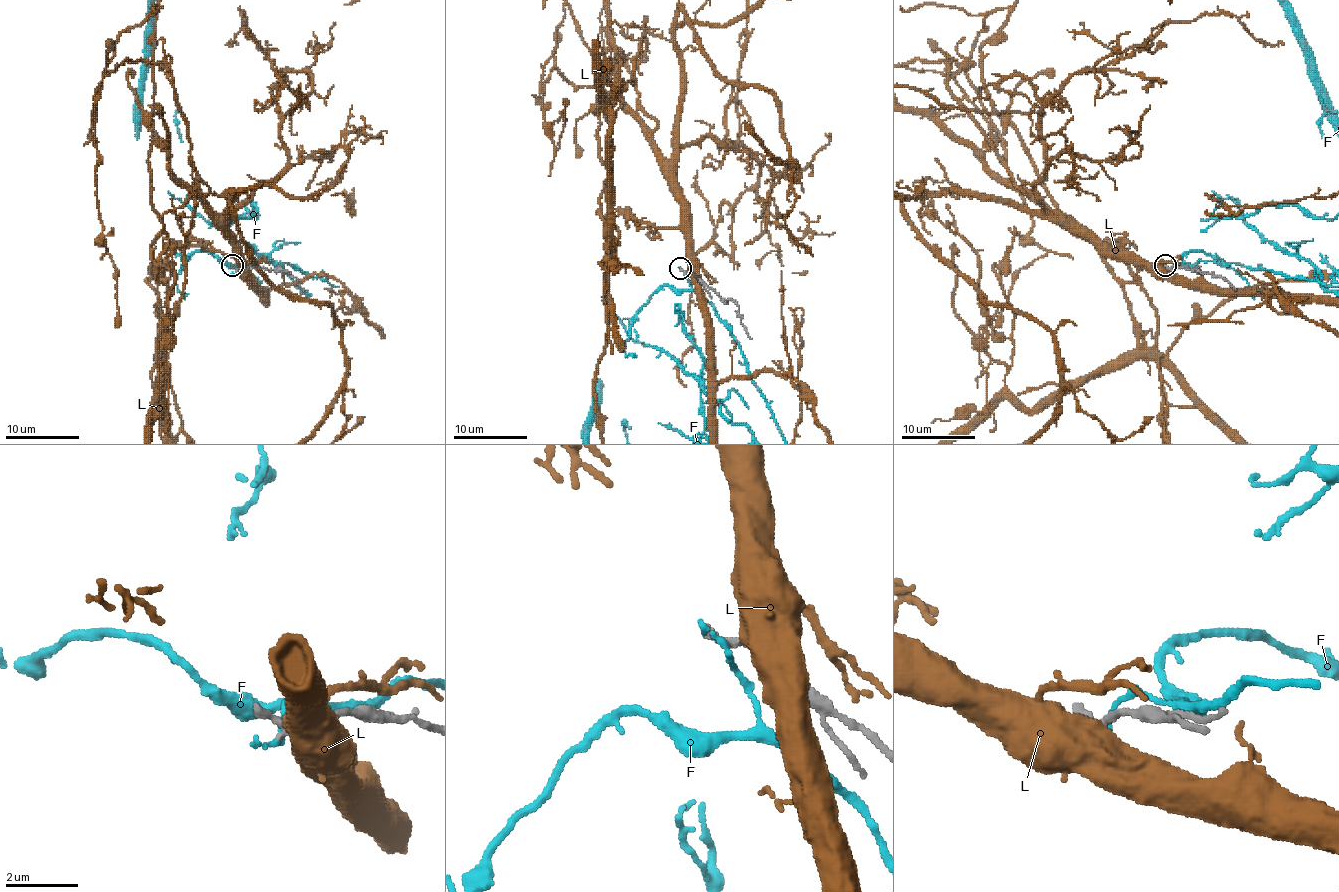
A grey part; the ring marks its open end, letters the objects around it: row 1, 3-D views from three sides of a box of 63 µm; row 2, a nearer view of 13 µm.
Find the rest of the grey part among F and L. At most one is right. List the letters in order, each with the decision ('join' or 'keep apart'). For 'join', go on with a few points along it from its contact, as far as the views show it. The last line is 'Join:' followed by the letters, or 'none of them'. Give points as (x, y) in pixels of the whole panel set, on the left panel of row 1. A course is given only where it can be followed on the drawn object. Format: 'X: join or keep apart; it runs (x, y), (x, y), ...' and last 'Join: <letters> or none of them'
F: keep apart
L: keep apart
Join: none of them

